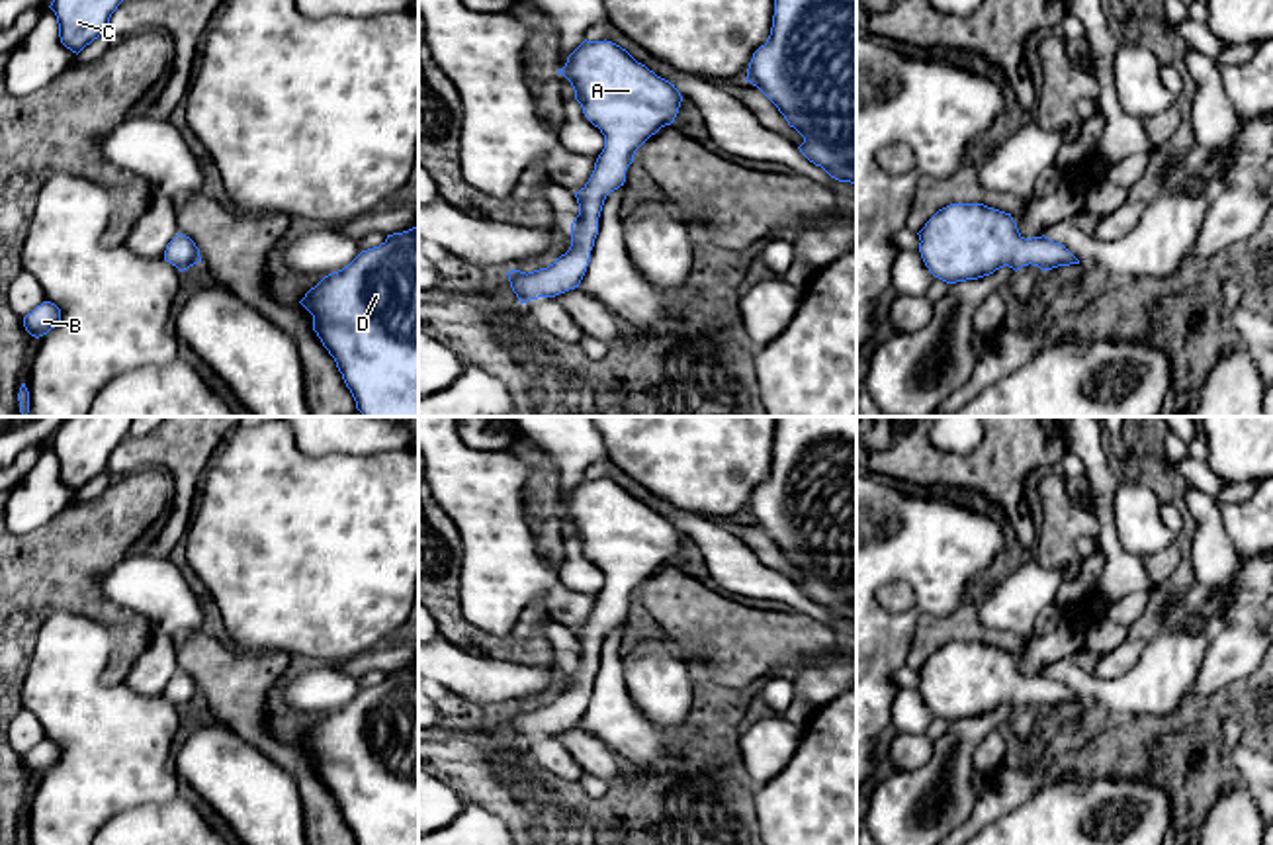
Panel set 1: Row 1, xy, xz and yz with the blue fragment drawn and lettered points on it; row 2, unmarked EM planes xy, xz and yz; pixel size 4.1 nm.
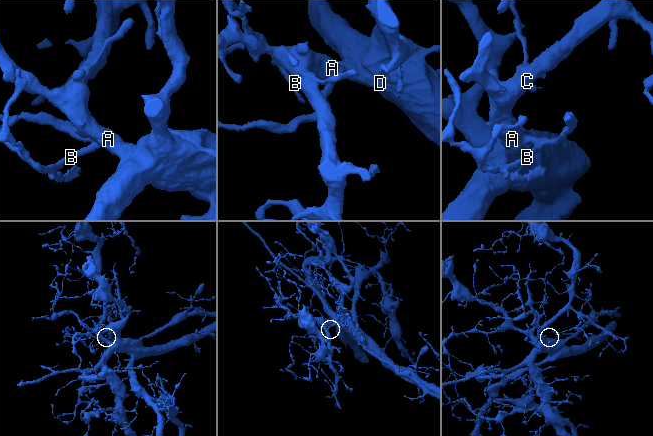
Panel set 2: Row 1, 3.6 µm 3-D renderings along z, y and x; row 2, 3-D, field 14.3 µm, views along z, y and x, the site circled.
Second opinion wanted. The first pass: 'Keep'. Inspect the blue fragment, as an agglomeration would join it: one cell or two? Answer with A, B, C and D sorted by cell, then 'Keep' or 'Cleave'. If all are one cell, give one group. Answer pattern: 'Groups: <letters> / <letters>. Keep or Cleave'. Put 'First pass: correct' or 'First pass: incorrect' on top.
First pass: correct
Groups: A B C D. Keep

